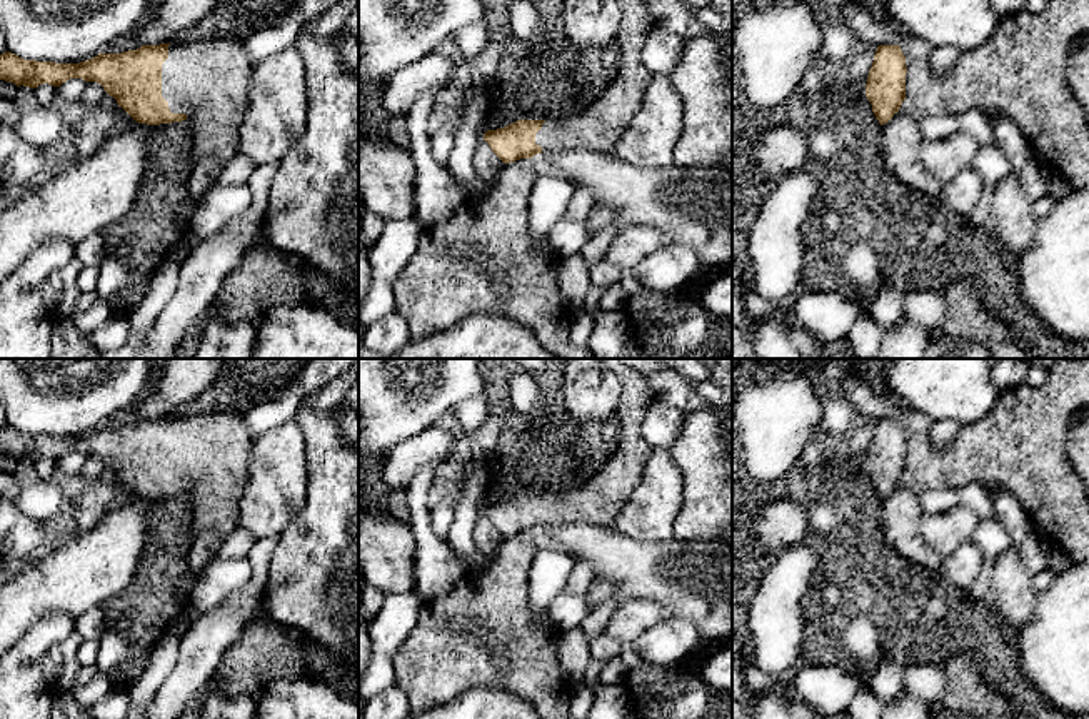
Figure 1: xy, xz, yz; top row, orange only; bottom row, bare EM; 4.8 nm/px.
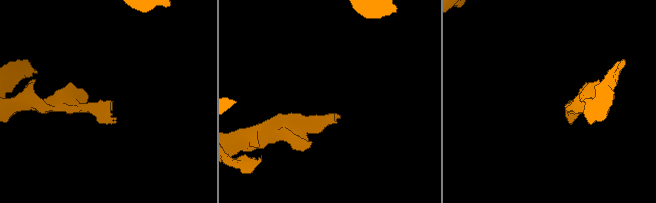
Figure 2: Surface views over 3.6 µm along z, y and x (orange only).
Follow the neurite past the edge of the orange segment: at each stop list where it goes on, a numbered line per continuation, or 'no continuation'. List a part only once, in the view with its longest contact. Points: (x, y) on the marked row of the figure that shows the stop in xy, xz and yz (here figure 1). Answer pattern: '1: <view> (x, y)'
1: xy (209, 80)

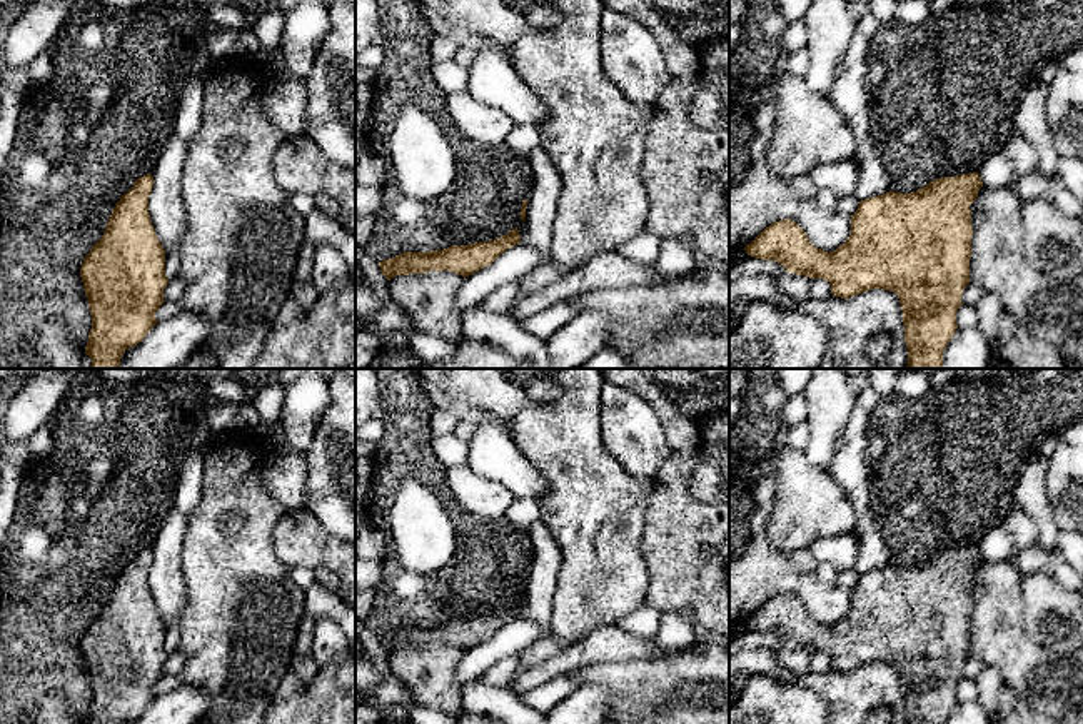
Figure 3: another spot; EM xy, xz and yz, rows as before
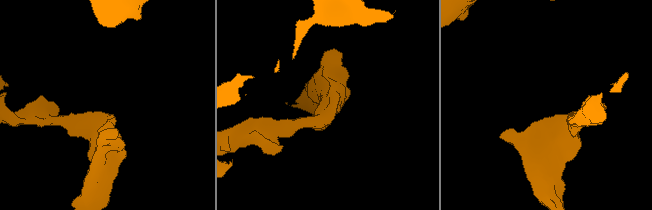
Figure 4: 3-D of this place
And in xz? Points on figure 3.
no continuation

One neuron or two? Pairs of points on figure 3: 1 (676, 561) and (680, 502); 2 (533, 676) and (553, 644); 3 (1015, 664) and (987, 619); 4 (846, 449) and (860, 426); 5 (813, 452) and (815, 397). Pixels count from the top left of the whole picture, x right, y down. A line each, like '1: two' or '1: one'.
1: one
2: two
3: one
4: one
5: one

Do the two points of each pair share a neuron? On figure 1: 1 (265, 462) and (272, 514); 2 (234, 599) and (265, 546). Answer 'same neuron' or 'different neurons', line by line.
1: same neuron
2: same neuron

